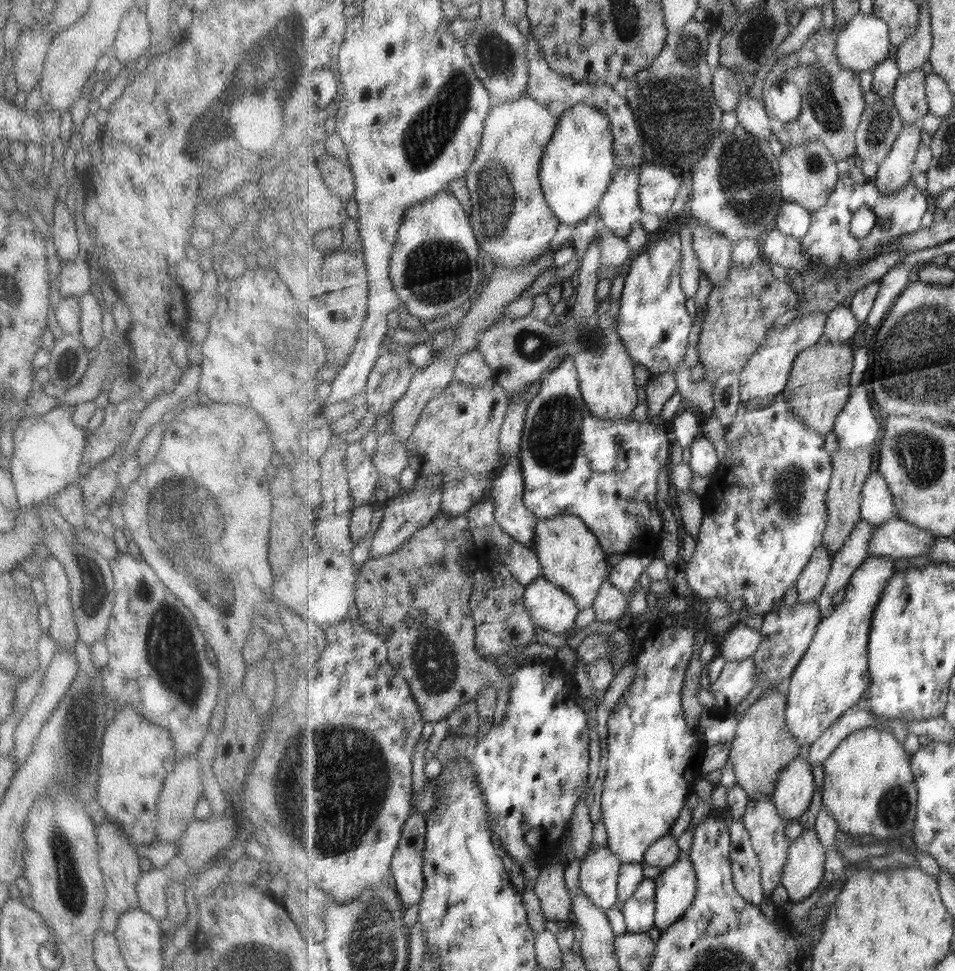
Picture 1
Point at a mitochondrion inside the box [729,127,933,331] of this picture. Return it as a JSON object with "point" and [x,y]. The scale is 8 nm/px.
{"point":[814,163]}

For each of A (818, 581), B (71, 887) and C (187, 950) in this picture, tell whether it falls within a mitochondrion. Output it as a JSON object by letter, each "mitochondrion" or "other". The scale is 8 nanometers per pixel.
{"A":"other","B":"mitochondrion","C":"other"}

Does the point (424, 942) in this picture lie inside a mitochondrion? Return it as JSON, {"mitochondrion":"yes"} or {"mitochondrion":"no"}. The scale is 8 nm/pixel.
{"mitochondrion":"no"}

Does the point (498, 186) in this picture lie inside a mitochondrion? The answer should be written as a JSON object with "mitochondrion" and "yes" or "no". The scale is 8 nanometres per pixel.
{"mitochondrion":"yes"}

